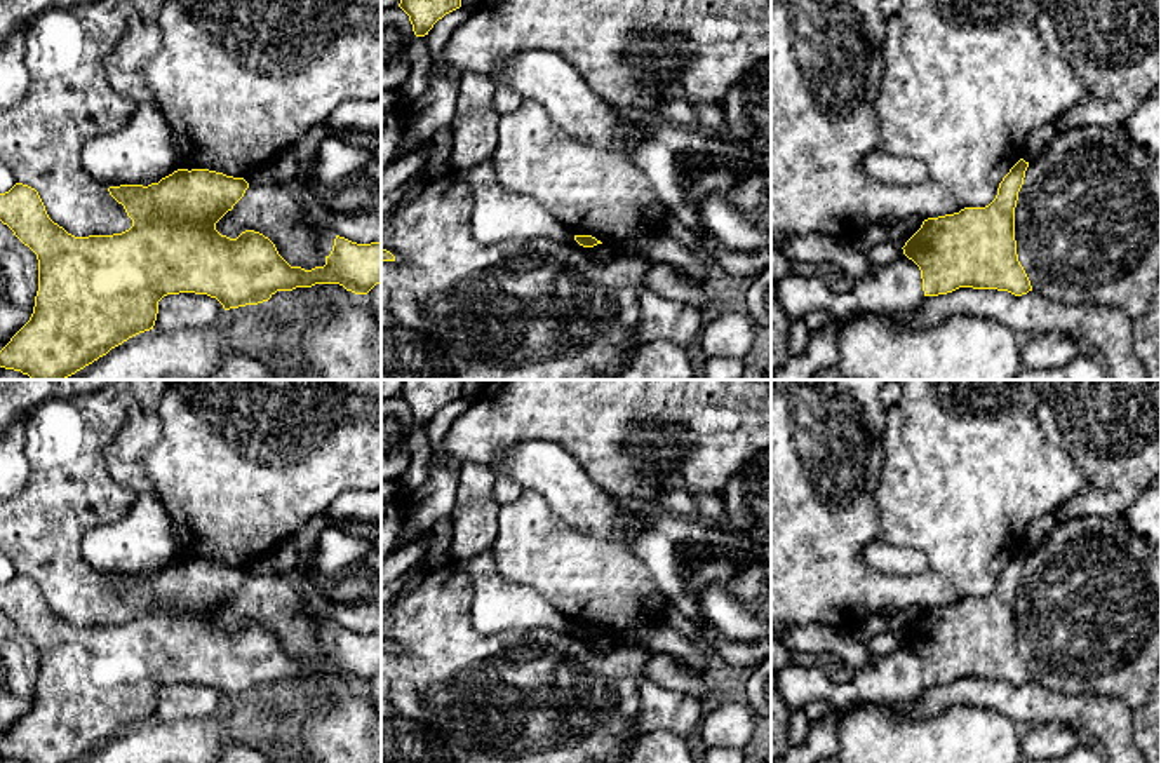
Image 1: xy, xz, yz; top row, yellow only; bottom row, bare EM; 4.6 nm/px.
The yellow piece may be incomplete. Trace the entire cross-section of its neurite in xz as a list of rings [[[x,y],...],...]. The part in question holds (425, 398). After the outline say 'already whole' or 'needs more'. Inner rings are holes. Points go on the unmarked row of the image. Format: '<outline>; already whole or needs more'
[[[404,380],[399,397],[409,406],[416,427],[425,427],[446,404],[461,397],[463,380]]]; already whole

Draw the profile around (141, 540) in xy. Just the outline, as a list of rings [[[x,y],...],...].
[[[148,491],[138,495],[120,521],[91,528],[82,556],[104,573],[141,575],[178,561],[179,547],[158,495]]]

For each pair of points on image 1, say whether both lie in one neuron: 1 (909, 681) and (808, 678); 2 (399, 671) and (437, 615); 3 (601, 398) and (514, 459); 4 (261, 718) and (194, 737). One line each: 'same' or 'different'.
1: same
2: same
3: different
4: same

